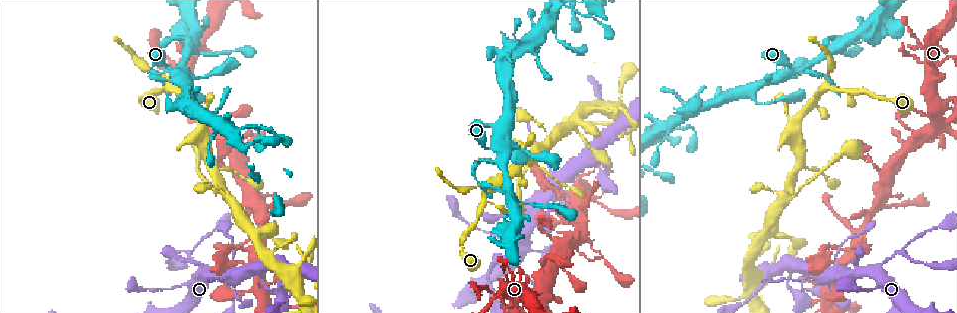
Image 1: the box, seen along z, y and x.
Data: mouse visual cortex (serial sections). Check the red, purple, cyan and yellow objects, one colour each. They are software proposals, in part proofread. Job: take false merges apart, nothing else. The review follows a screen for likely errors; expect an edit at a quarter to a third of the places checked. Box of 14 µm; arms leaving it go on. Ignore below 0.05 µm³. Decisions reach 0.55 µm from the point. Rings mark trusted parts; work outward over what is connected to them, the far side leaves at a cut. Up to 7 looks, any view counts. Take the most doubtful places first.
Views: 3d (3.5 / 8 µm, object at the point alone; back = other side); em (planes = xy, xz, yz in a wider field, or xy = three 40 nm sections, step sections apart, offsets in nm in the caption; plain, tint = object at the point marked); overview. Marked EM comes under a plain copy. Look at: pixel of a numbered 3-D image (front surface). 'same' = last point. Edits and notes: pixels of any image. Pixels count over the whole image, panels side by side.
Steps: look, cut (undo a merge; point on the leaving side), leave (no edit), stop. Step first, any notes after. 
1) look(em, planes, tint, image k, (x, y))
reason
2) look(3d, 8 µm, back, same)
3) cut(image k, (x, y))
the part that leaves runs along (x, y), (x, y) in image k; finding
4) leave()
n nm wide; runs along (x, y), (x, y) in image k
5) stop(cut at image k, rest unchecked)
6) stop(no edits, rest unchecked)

look(3d, 8 µm, image 1, (496, 146))
narrows sharply

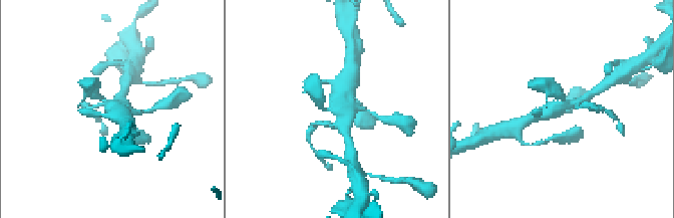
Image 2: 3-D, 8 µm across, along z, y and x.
look(em, xy, step 3, tint, image 2, (336, 106))

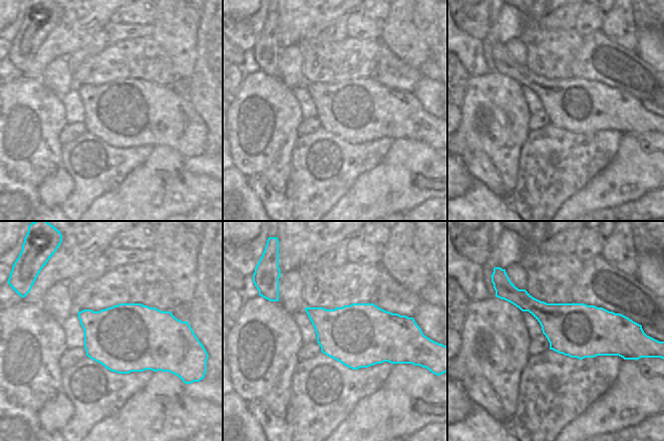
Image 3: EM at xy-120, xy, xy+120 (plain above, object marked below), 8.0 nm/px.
leave()
runs along (94, 85), (95, 94), (119, 115) in image 2; all the same cell

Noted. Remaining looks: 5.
look(3d, 8 µm, back, image 1, (173, 65))
abrupt turn

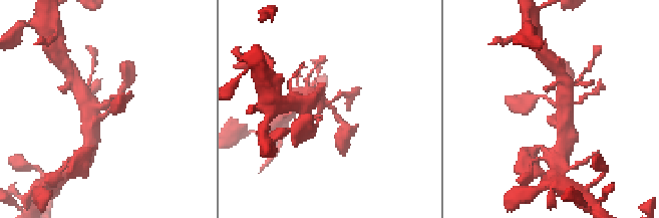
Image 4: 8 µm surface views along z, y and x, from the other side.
look(3d, 3.5 µm, image 4, (101, 106))
closer look

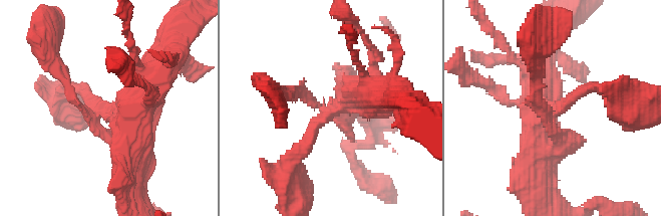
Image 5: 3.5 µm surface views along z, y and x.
look(em, xy, step 3, tint, image 5, (328, 111))
3 arms; arms of 150, 200, 500 nm; need the tissue

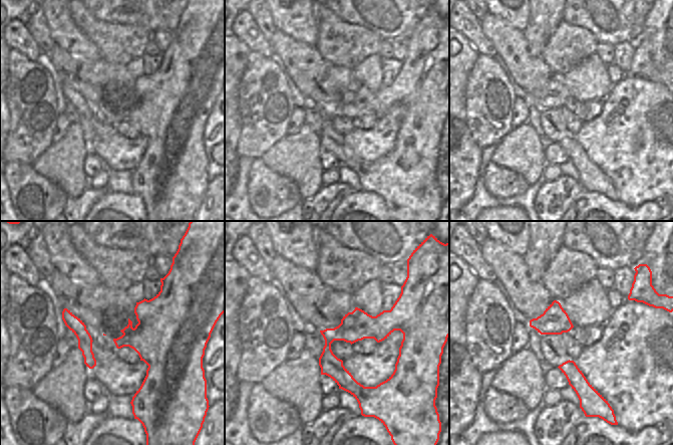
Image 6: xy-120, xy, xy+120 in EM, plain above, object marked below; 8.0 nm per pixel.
leave()
runs along (148, 85), (136, 110), (90, 116), (62, 75) in image 5; continuous, no second cell

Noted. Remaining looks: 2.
look(3d, 3.5 µm, image 1, (186, 253))
branch point

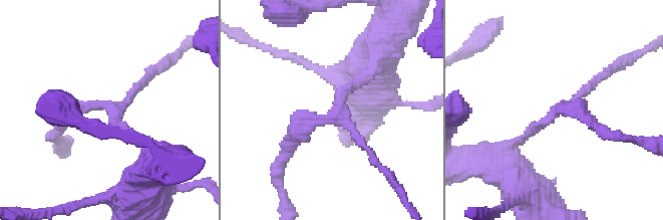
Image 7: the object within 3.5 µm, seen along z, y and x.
look(em, xy, step 2, tint, image 7, (337, 111))
3 arms; arms of 150, 150, 200 nm

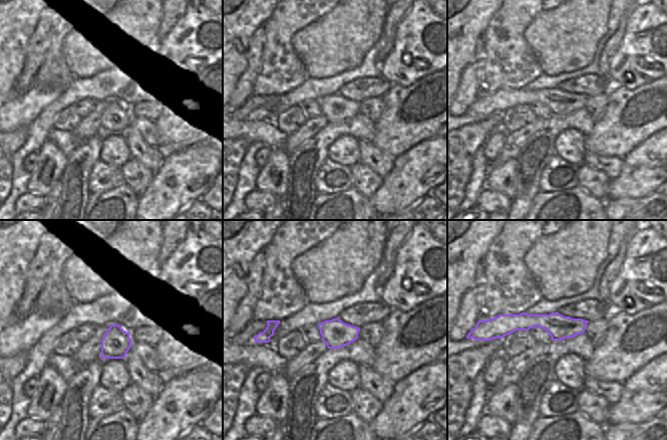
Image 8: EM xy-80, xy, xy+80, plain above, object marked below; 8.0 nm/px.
leave()
runs along (584, 322), (515, 321), (494, 323) in image 8; continuous, no second cell

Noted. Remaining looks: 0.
stop(no edits, rest unchecked)

